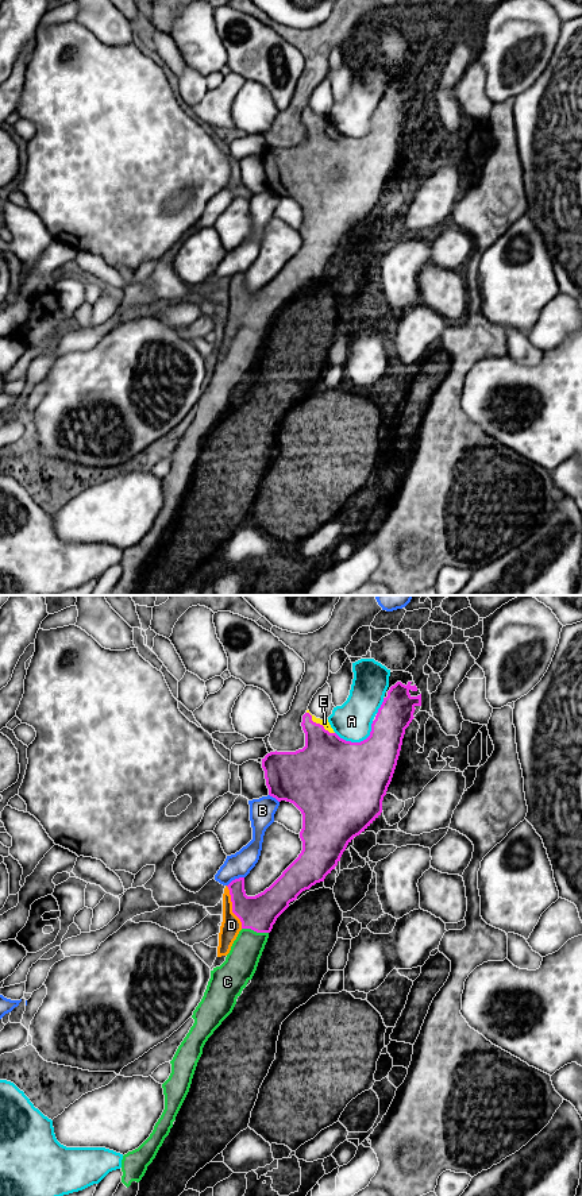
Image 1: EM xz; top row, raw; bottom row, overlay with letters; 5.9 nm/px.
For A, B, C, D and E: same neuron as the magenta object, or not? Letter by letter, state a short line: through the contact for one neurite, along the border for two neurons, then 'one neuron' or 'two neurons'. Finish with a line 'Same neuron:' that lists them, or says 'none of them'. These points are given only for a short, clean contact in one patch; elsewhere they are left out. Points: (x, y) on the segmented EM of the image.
A: two neurons
B: two neurons
C: one neuron
D: one neuron
E: one neuron
Same neuron: C, D, E

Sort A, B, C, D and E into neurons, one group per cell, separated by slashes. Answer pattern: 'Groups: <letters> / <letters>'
Groups: A / B / C D E

